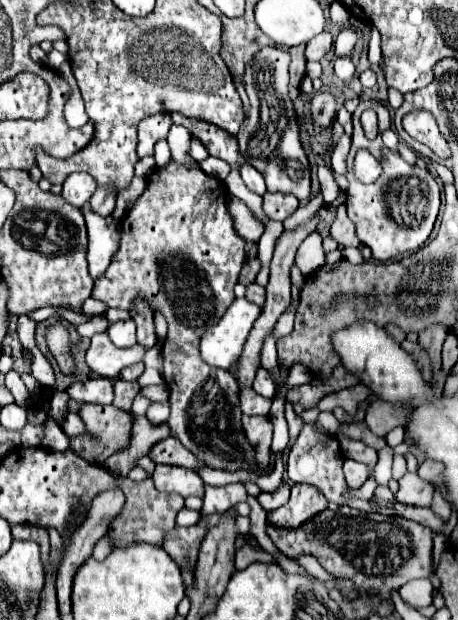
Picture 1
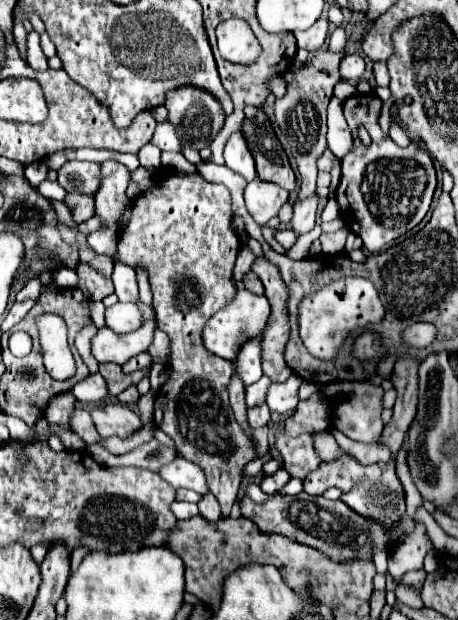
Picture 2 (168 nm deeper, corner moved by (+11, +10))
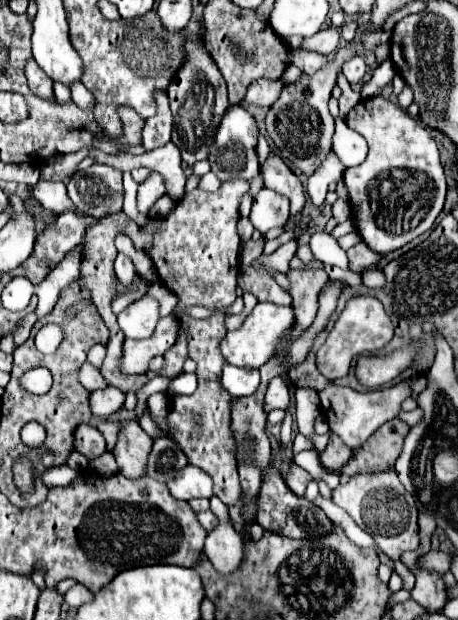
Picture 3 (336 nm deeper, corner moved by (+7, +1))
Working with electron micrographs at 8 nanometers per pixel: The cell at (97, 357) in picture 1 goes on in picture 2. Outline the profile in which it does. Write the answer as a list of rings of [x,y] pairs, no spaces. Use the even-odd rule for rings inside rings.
[[[155,319],[145,321],[137,331],[133,331],[129,335],[117,335],[109,327],[101,327],[91,341],[93,357],[99,363],[123,365],[131,357],[147,351],[147,347],[153,341],[155,327],[157,327]]]

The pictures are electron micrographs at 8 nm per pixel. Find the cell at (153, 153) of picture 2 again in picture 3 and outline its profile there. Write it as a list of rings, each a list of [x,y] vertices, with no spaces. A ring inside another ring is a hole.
[[[153,172],[145,182],[139,184],[139,194],[137,194],[137,206],[143,214],[151,210],[151,206],[165,194],[165,182],[161,174]]]

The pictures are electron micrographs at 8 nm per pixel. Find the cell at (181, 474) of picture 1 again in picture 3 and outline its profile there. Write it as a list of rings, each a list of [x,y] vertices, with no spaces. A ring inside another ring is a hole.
[[[185,466],[173,480],[167,482],[167,488],[177,500],[213,496],[213,480],[197,466]]]

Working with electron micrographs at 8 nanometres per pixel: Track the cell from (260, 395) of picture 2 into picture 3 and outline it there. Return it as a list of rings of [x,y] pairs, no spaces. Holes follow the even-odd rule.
[[[273,378],[269,382],[267,394],[265,394],[265,412],[271,412],[275,408],[289,408],[291,402],[291,394],[289,394],[289,386],[283,382],[283,378]]]

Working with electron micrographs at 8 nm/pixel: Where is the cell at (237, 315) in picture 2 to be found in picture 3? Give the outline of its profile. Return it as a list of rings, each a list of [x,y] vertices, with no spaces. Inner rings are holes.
[[[259,302],[253,310],[253,314],[249,314],[243,322],[243,326],[235,332],[229,332],[225,336],[225,340],[221,342],[221,352],[225,356],[225,360],[229,364],[235,366],[251,366],[251,368],[261,368],[277,350],[277,346],[281,344],[283,338],[289,336],[289,332],[293,330],[293,322],[295,322],[295,314],[291,306],[279,306],[279,304],[271,304],[271,302]]]

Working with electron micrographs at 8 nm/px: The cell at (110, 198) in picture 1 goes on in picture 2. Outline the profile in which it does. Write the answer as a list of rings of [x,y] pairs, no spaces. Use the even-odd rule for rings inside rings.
[[[69,193],[67,195],[67,205],[73,213],[73,219],[77,223],[83,223],[95,215],[95,199],[93,195],[83,195],[83,193]]]

